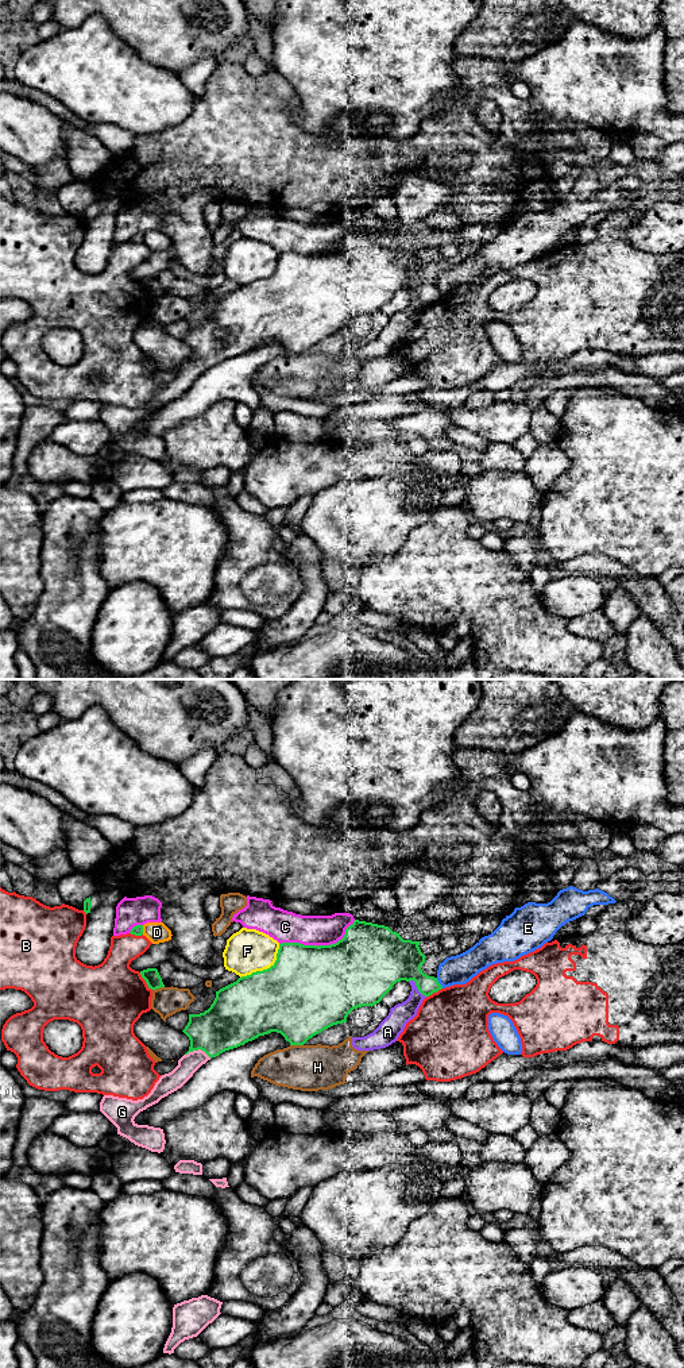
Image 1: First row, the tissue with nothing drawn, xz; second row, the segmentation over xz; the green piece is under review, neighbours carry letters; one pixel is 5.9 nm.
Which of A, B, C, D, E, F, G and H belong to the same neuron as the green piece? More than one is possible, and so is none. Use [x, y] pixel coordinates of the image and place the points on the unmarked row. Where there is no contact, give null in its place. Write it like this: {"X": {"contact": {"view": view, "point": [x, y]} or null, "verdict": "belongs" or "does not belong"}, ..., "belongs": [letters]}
{"A": {"contact": {"view": "xz", "point": [417, 296]}, "verdict": "does not belong"}, "B": {"contact": {"view": "xz", "point": [146, 291]}, "verdict": "does not belong"}, "C": {"contact": {"view": "xz", "point": [317, 254]}, "verdict": "does not belong"}, "D": {"contact": {"view": "xz", "point": [142, 238]}, "verdict": "does not belong"}, "E": {"contact": {"view": "xz", "point": [439, 292]}, "verdict": "does not belong"}, "F": {"contact": {"view": "xz", "point": [267, 277]}, "verdict": "does not belong"}, "G": {"contact": {"view": "xz", "point": [198, 357]}, "verdict": "belongs"}, "H": {"contact": {"view": "xz", "point": [297, 353]}, "verdict": "does not belong"}, "belongs": ["G"]}

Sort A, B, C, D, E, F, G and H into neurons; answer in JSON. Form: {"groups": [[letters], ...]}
{"groups": [["A"], ["B"], ["C", "E"], ["D"], ["F"], ["G"], ["H"]]}

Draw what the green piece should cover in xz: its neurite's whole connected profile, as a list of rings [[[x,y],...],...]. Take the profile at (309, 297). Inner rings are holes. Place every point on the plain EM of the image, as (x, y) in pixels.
[[[355,228],[345,238],[344,246],[331,254],[279,253],[277,269],[270,277],[239,286],[216,300],[208,319],[189,323],[189,331],[182,339],[190,348],[189,359],[171,381],[159,386],[147,405],[132,409],[104,404],[100,420],[117,436],[117,443],[151,461],[163,461],[163,438],[138,433],[135,425],[181,397],[212,366],[271,340],[281,342],[290,354],[304,354],[322,339],[347,331],[353,317],[379,312],[401,289],[414,289],[425,305],[441,298],[437,286],[421,278],[426,265],[421,261],[420,251],[403,248],[389,235]]]

